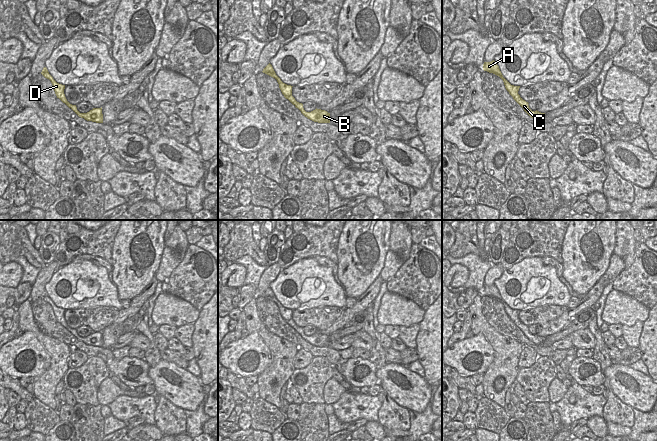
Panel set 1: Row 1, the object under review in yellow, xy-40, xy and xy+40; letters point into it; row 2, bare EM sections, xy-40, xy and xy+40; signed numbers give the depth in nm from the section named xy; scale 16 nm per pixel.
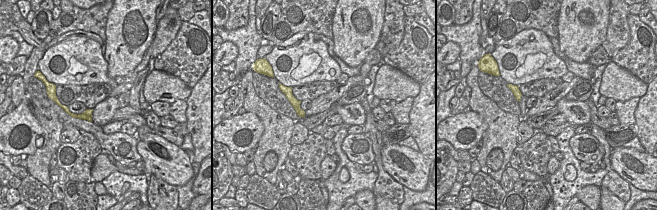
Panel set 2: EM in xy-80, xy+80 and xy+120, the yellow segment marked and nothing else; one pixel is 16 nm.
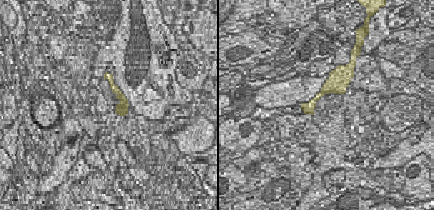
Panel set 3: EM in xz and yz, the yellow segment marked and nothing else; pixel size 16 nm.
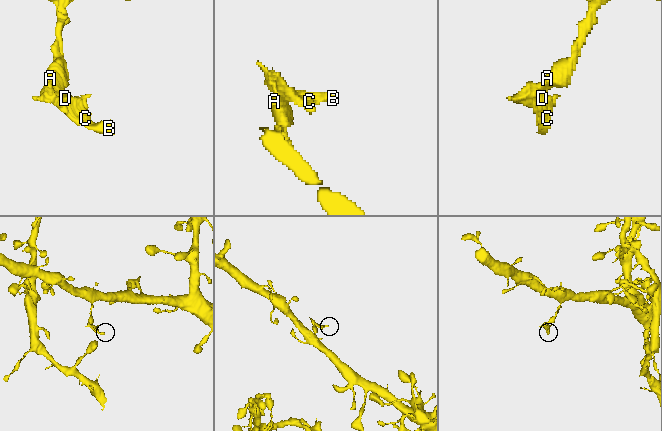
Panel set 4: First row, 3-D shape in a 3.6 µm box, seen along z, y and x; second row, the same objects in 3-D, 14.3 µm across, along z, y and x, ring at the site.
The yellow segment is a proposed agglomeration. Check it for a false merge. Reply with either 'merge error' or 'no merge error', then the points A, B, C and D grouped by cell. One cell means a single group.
merge error; groups A / B C D

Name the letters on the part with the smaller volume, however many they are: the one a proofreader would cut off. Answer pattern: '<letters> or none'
B, C, D

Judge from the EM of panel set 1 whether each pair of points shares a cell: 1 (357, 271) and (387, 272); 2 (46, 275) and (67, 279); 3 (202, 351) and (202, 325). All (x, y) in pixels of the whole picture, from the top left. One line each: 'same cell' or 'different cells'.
1: different cells
2: different cells
3: same cell

